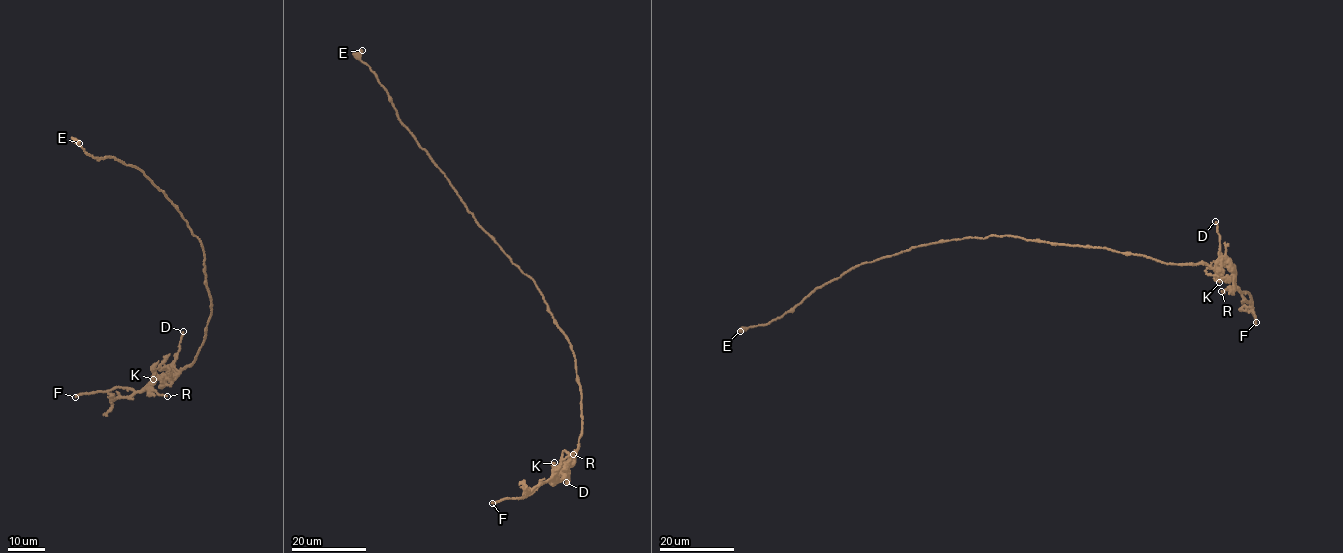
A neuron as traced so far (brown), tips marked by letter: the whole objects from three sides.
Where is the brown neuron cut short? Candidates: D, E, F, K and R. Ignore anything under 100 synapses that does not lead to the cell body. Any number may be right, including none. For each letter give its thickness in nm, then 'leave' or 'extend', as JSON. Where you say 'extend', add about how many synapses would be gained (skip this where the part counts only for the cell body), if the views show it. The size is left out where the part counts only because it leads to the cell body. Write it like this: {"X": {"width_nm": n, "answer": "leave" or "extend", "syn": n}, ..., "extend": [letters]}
{"D": {"width_nm": 280, "answer": "leave"}, "E": {"width_nm": 550, "answer": "leave"}, "F": {"width_nm": 240, "answer": "extend"}, "K": {"width_nm": 320, "answer": "leave"}, "R": {"width_nm": 170, "answer": "leave"}, "extend": ["F"]}

